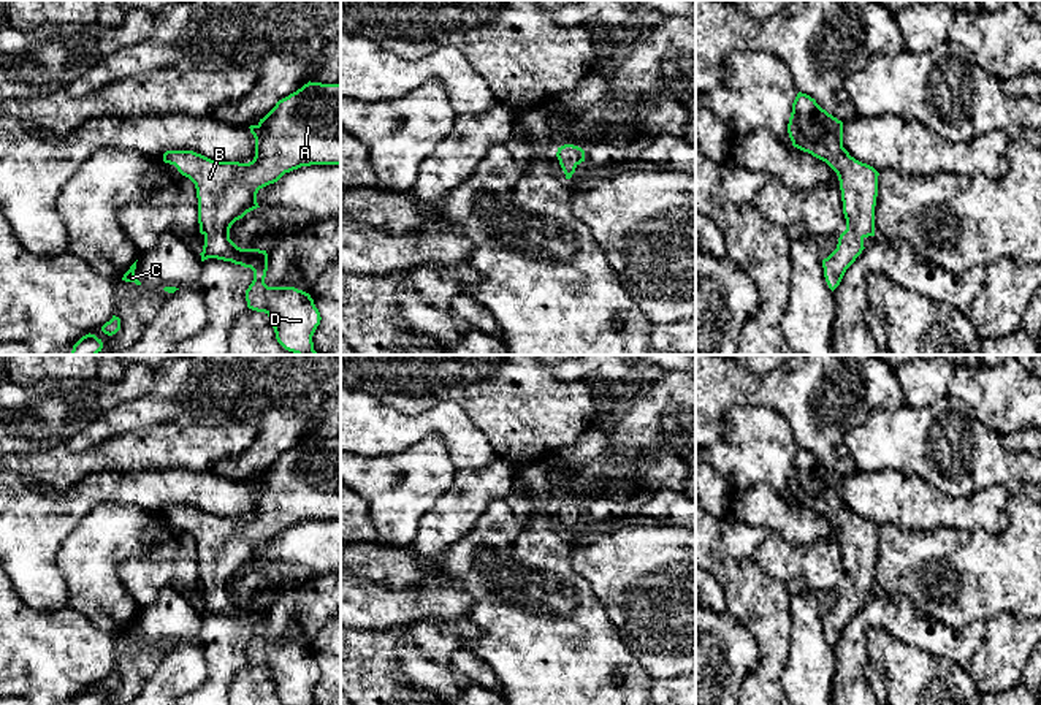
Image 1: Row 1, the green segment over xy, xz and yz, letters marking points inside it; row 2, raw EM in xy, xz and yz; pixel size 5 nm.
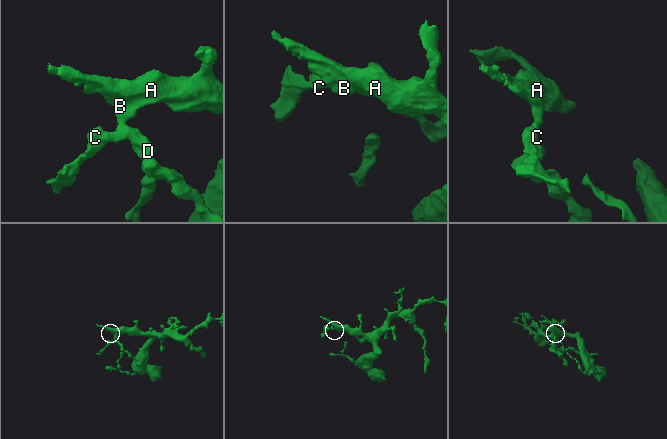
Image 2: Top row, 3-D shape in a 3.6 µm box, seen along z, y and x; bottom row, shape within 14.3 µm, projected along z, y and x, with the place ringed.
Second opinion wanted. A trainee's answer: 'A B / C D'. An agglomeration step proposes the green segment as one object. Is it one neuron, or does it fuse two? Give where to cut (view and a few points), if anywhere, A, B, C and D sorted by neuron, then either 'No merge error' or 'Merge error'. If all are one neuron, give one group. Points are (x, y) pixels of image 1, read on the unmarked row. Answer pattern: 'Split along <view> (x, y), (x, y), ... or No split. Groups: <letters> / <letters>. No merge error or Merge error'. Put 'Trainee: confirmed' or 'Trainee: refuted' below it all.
No split. Groups: A B C D. No merge error
Trainee: refuted

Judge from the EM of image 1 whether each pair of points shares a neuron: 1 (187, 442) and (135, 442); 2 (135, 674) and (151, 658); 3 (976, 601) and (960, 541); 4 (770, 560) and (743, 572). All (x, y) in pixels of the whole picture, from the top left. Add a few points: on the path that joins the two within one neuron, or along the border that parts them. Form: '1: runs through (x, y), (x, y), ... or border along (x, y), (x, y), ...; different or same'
1: runs through (175, 442), (148, 442); same
2: runs through (138, 670), (148, 661); same
3: runs through (976, 586), (960, 567), (960, 555); same
4: border along (751, 558), (788, 588); different

